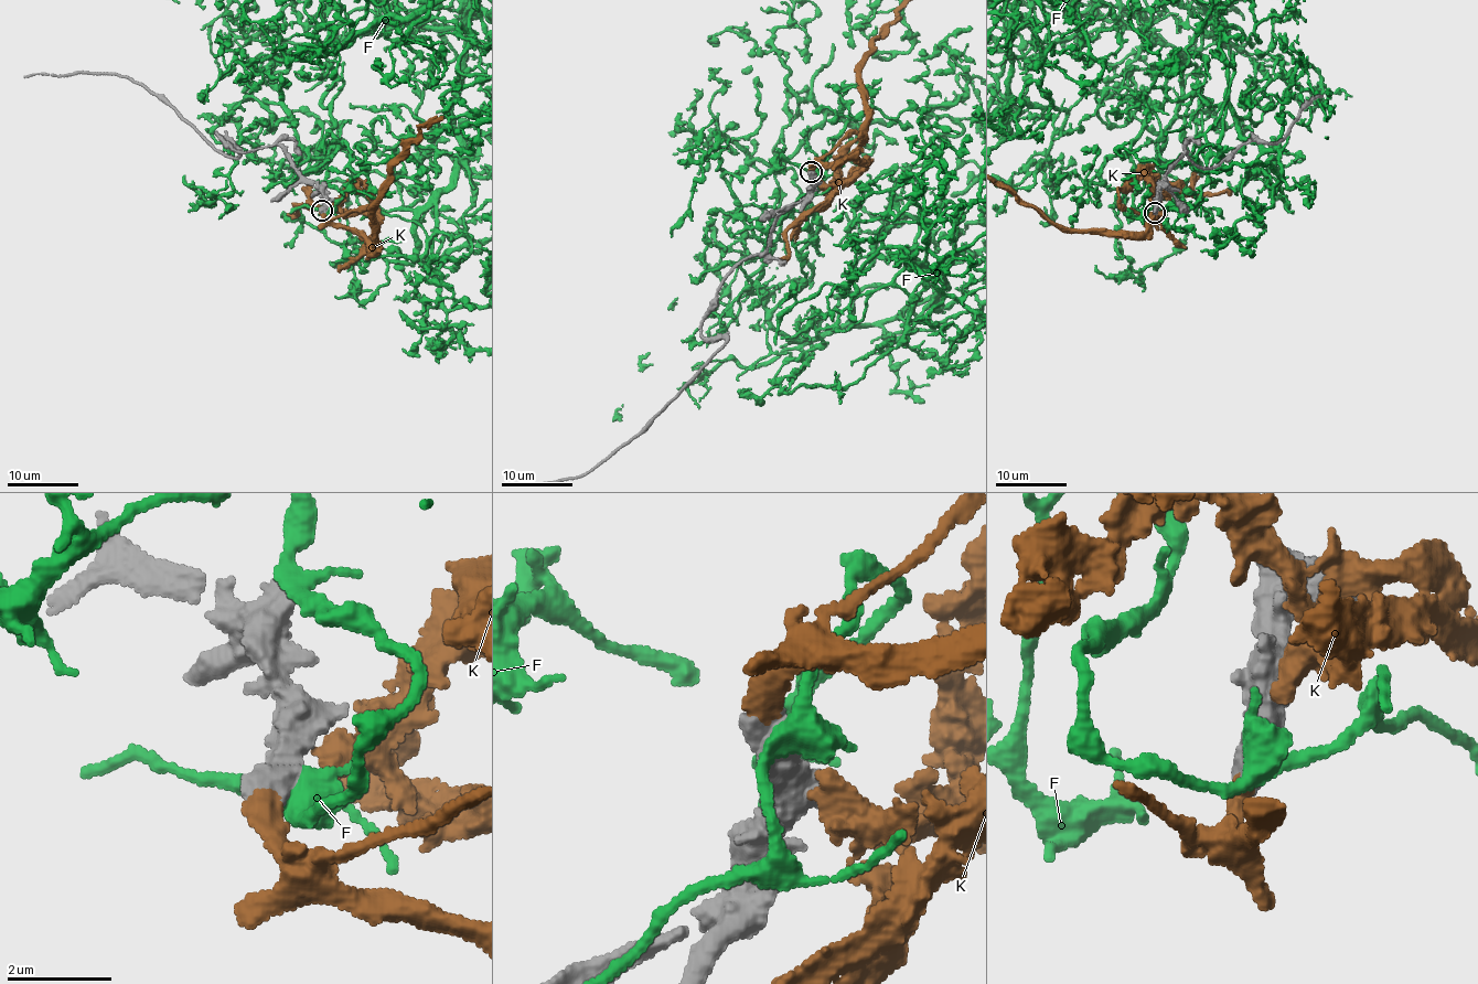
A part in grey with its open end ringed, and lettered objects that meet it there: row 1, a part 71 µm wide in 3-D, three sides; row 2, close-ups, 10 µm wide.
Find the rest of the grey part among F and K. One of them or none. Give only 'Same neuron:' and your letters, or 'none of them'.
Same neuron: K

